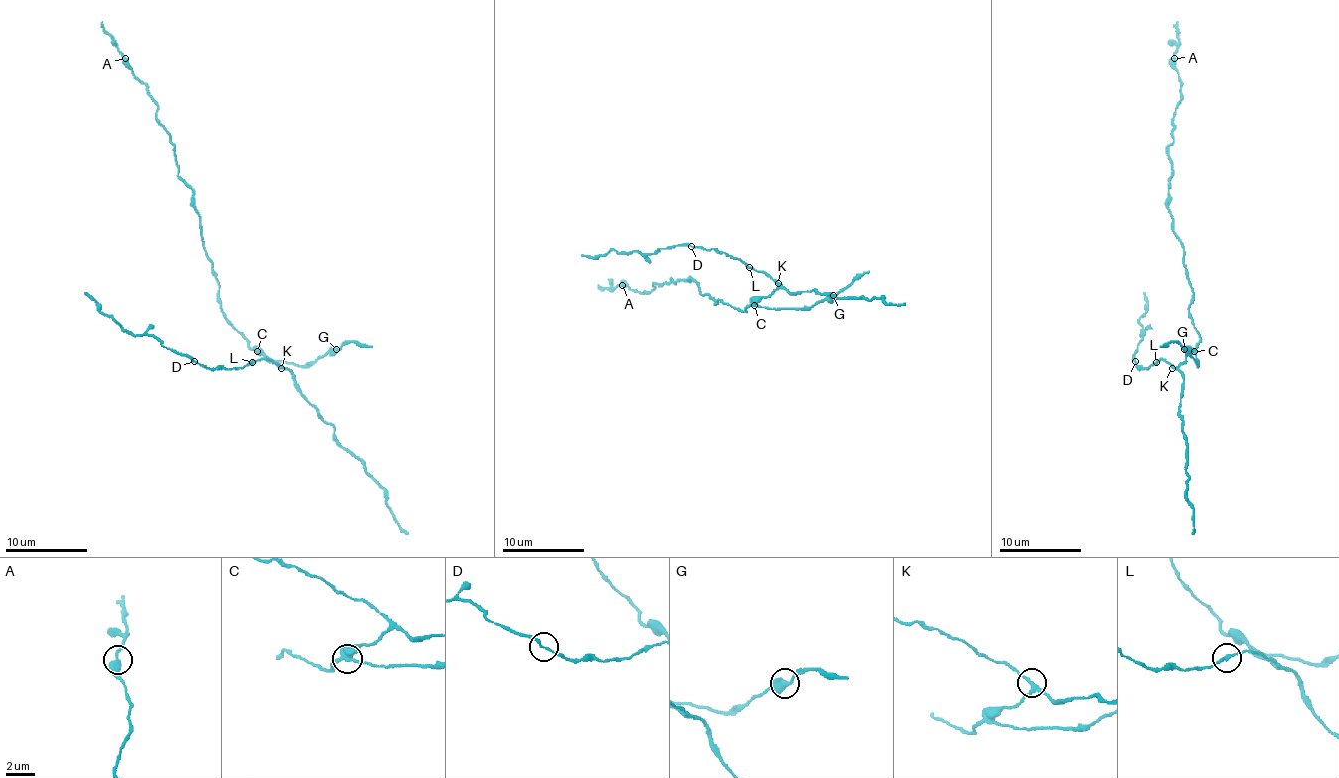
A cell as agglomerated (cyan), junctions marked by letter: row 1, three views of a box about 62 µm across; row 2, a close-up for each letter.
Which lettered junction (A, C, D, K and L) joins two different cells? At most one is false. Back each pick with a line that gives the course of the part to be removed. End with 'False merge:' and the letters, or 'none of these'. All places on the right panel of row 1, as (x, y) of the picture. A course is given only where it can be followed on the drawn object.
C: (1194, 351), (1198, 366), (1176, 341), (1159, 347)
False merge: C

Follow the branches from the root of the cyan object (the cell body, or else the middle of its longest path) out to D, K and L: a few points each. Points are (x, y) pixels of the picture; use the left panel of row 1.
D: (221, 308), (223, 316), (252, 349), (281, 366), (271, 360), (252, 360), (242, 368), (207, 368), (195, 362)
K: (221, 308), (223, 316), (248, 345), (281, 368)
L: (221, 308), (223, 316), (252, 349), (258, 349), (271, 362), (281, 366), (271, 360), (252, 362)

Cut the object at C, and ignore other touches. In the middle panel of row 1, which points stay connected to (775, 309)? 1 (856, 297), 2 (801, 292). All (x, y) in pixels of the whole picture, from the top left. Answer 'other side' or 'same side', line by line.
1: other side
2: other side

